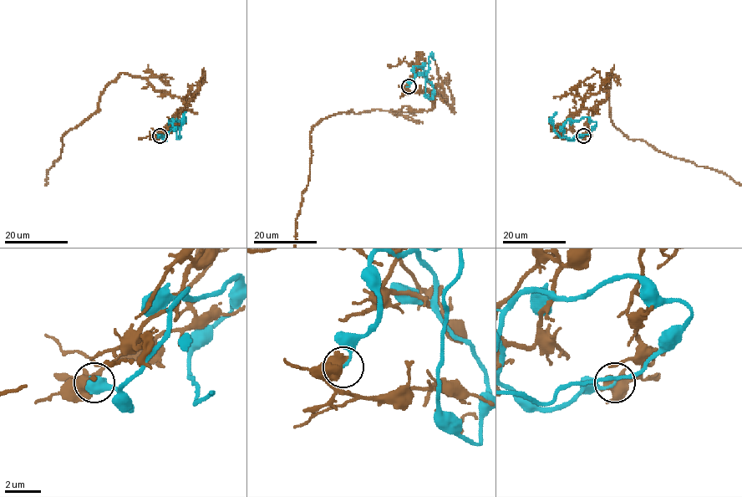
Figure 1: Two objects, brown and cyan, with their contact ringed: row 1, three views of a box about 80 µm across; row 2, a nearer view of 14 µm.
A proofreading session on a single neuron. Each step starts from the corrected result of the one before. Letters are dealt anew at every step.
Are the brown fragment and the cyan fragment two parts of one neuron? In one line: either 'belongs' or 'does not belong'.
does not belong

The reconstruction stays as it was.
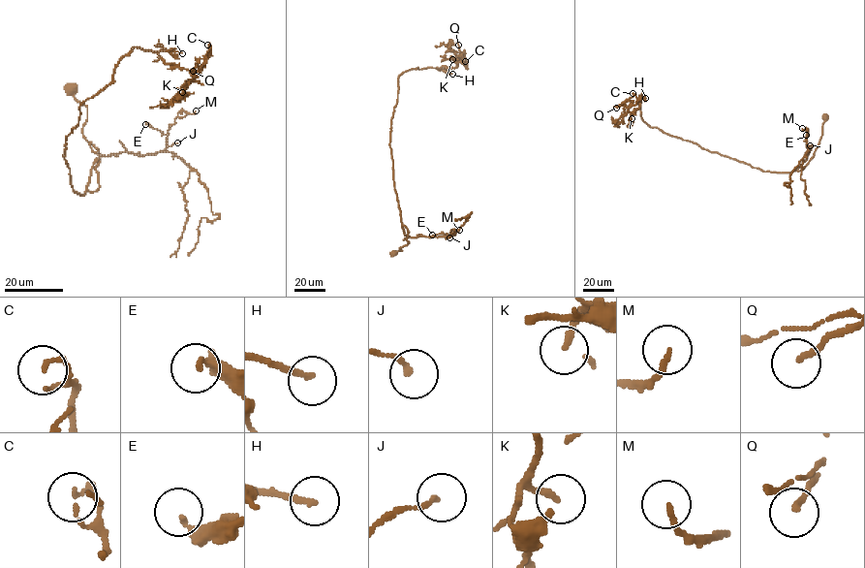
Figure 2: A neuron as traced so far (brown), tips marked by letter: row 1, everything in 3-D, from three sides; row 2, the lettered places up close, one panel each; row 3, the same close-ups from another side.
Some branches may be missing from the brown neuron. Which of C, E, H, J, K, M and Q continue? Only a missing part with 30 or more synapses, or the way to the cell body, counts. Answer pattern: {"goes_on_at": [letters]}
{"goes_on_at": ["H", "K", "Q"]}

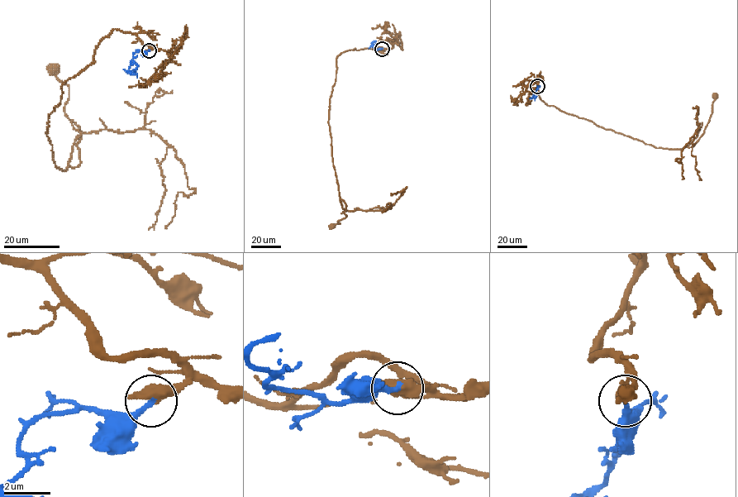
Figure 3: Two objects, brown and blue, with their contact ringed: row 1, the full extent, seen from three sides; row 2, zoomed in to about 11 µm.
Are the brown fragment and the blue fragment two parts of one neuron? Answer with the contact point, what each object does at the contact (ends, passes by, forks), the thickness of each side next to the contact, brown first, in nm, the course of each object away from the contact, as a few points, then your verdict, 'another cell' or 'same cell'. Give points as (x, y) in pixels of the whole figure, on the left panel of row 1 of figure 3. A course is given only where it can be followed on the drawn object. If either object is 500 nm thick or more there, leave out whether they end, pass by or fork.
place (149, 50); calibres 700 and 240 nm; course brown (149, 50), (114, 28), (64, 83), (47, 133), (65, 170), (79, 164), (80, 131), (51, 69); course blue (149, 50), (133, 54), (128, 71), (136, 74); same cell

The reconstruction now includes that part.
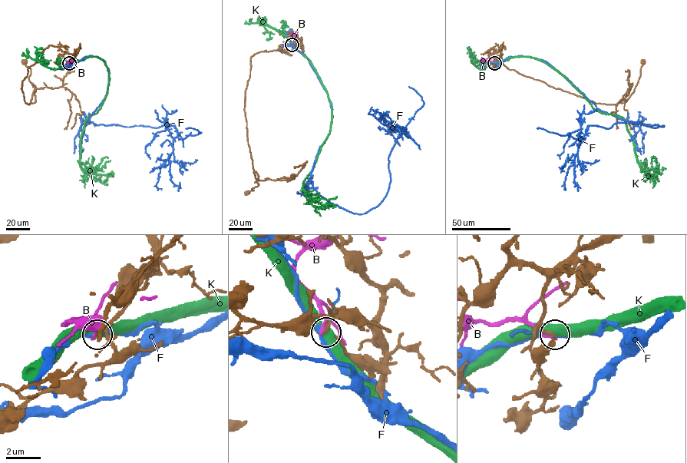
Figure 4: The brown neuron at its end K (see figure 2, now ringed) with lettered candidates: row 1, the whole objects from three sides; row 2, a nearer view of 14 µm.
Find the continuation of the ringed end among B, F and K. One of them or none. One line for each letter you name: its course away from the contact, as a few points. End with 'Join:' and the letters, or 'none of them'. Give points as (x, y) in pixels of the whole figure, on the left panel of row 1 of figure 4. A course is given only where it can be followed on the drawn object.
Join: none of them

